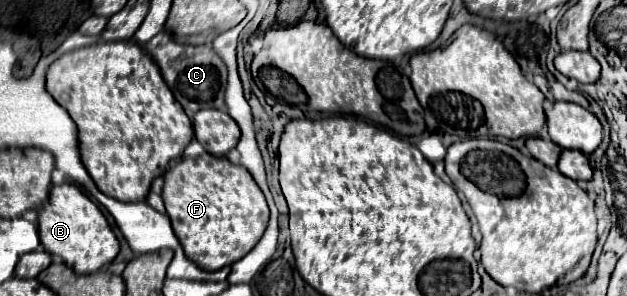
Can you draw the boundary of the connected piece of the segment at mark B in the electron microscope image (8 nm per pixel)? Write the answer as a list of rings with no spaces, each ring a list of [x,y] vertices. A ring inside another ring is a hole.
[[[68,181],[52,185],[48,201],[38,209],[38,237],[46,253],[62,257],[62,261],[76,273],[94,273],[102,265],[108,265],[120,251],[120,243],[102,211]]]

